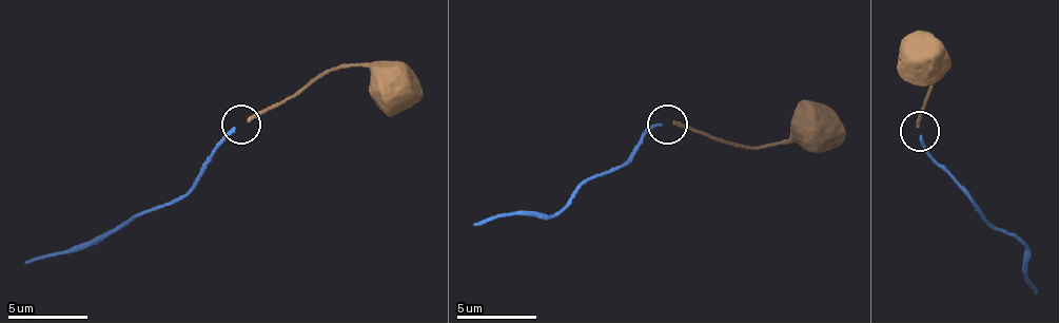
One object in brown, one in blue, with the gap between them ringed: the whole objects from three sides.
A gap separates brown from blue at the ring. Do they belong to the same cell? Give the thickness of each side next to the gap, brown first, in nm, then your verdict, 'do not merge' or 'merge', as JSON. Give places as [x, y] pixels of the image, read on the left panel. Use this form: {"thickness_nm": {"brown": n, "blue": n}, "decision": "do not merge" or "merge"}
{"thickness_nm": {"brown": 200, "blue": 190}, "decision": "merge"}

